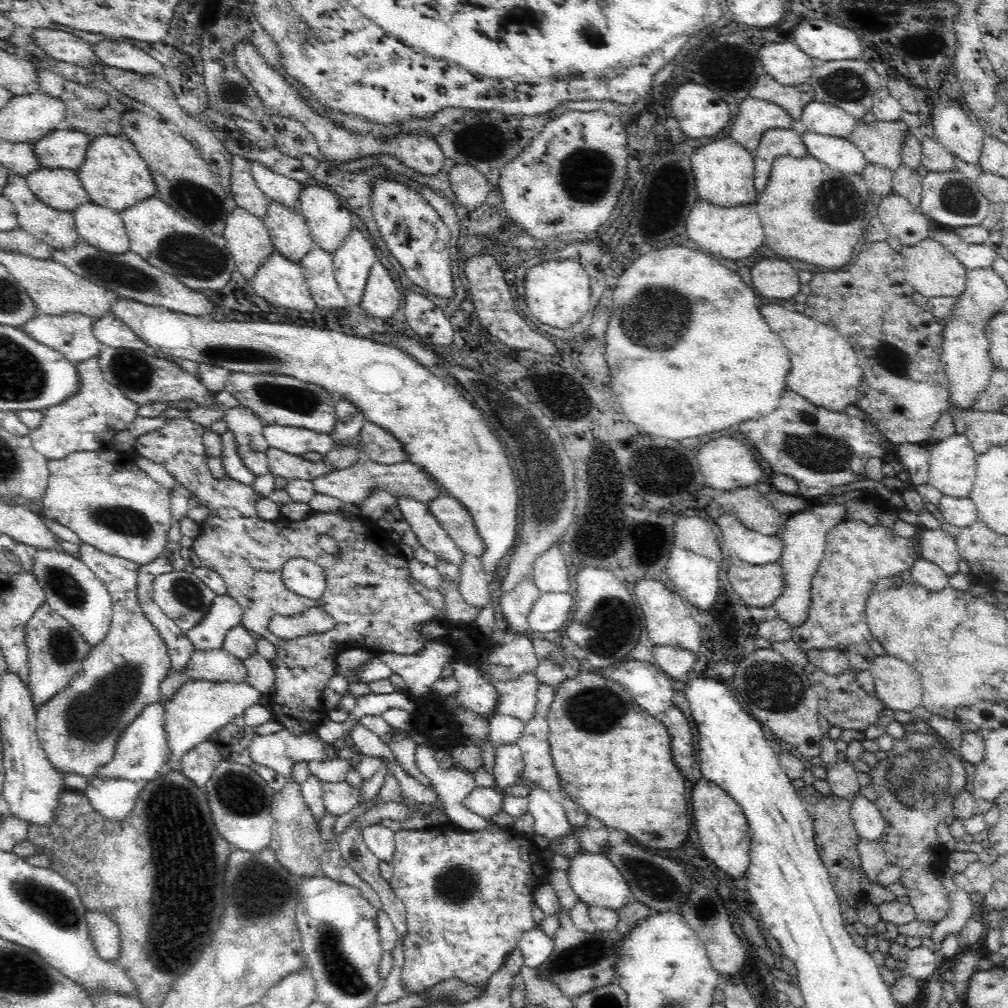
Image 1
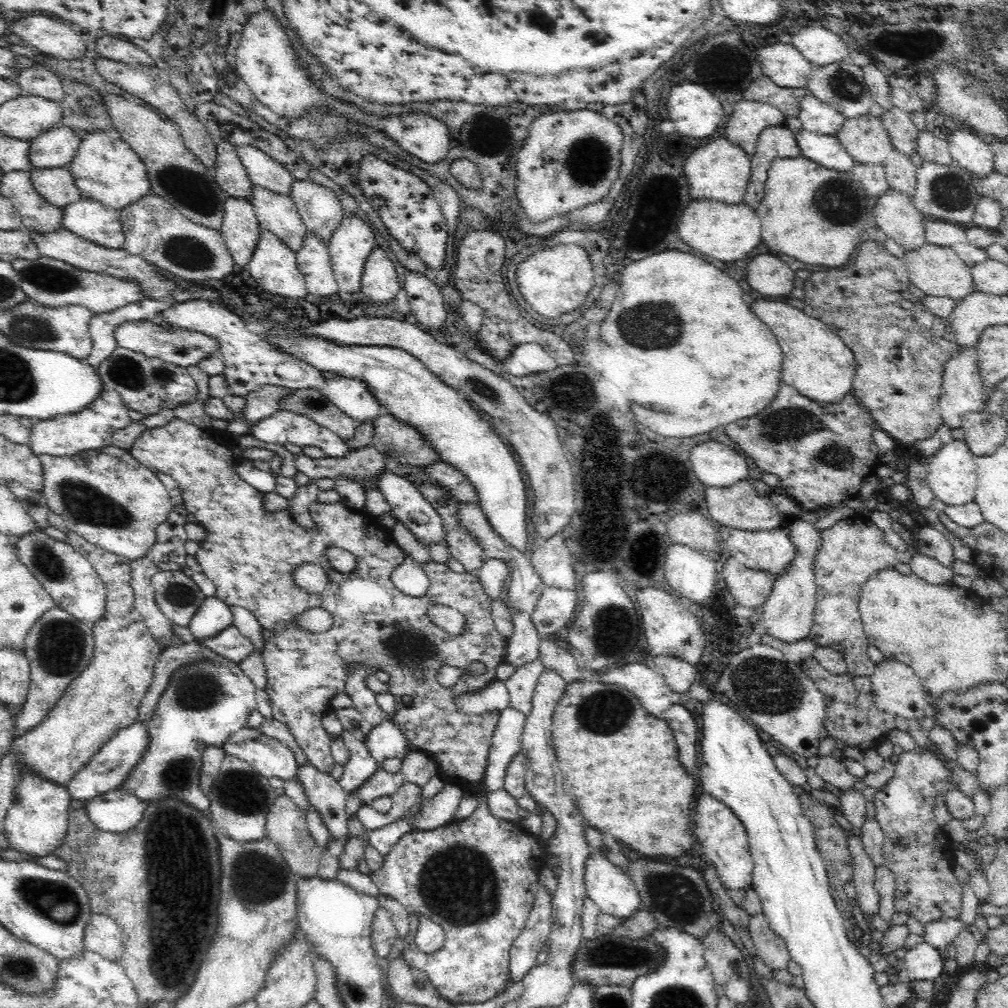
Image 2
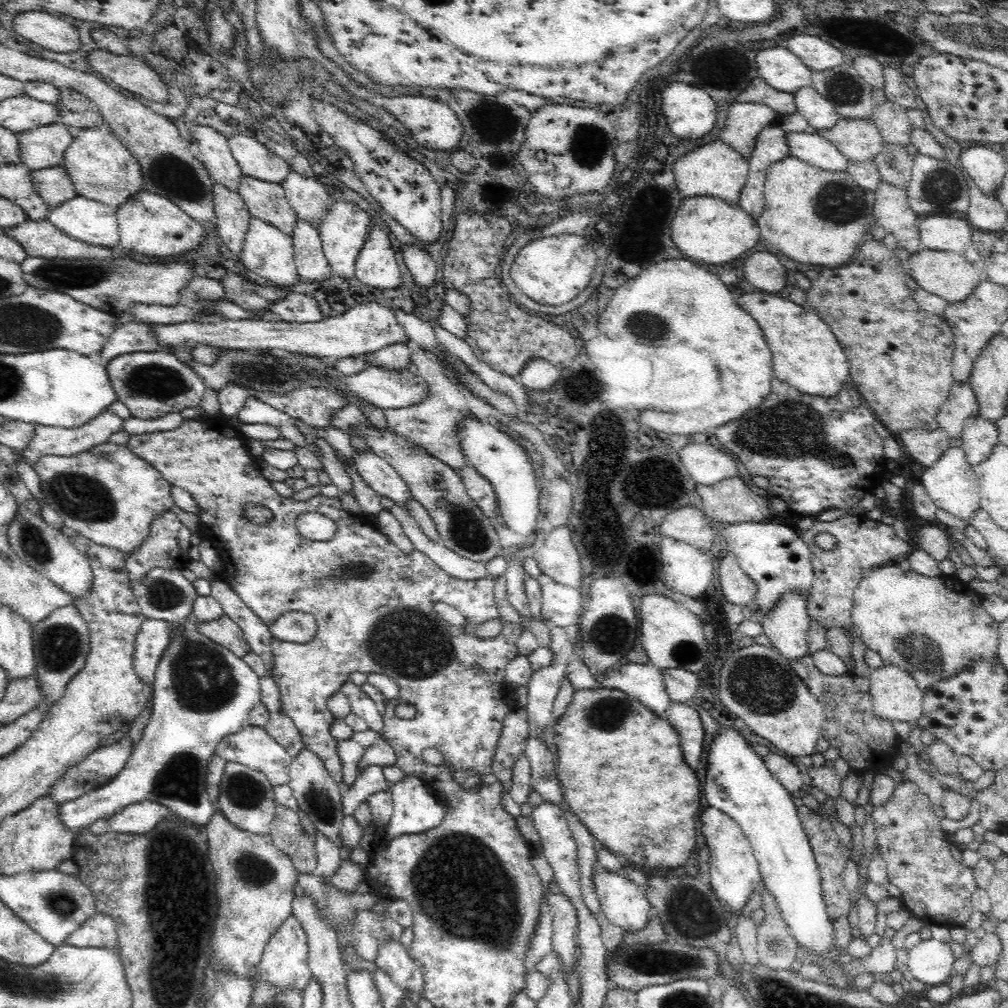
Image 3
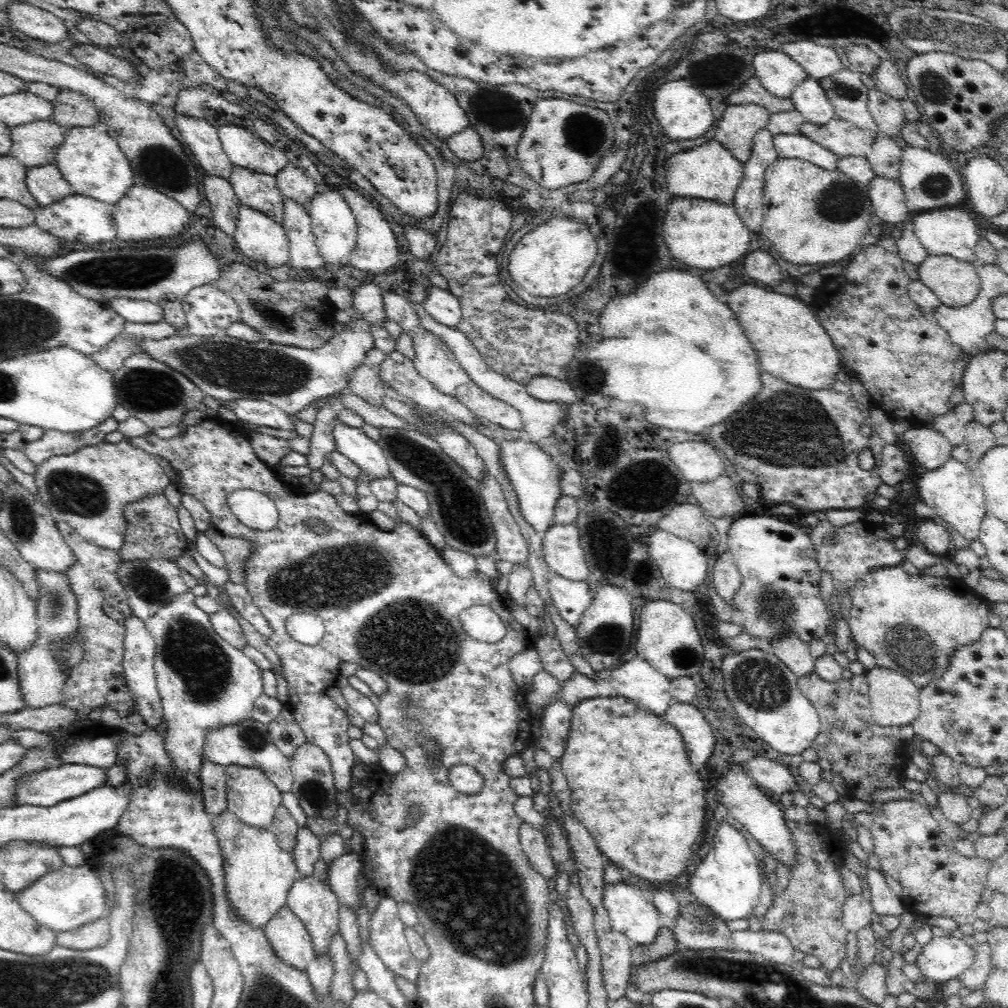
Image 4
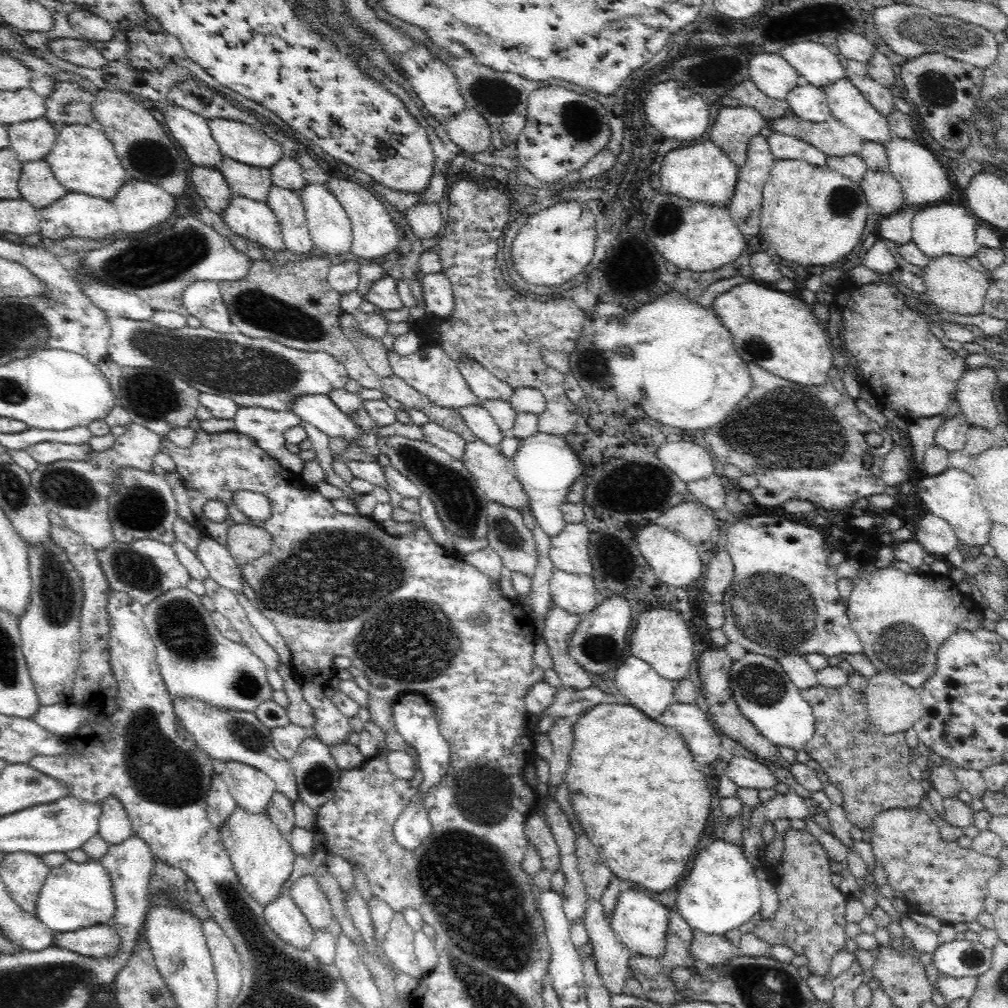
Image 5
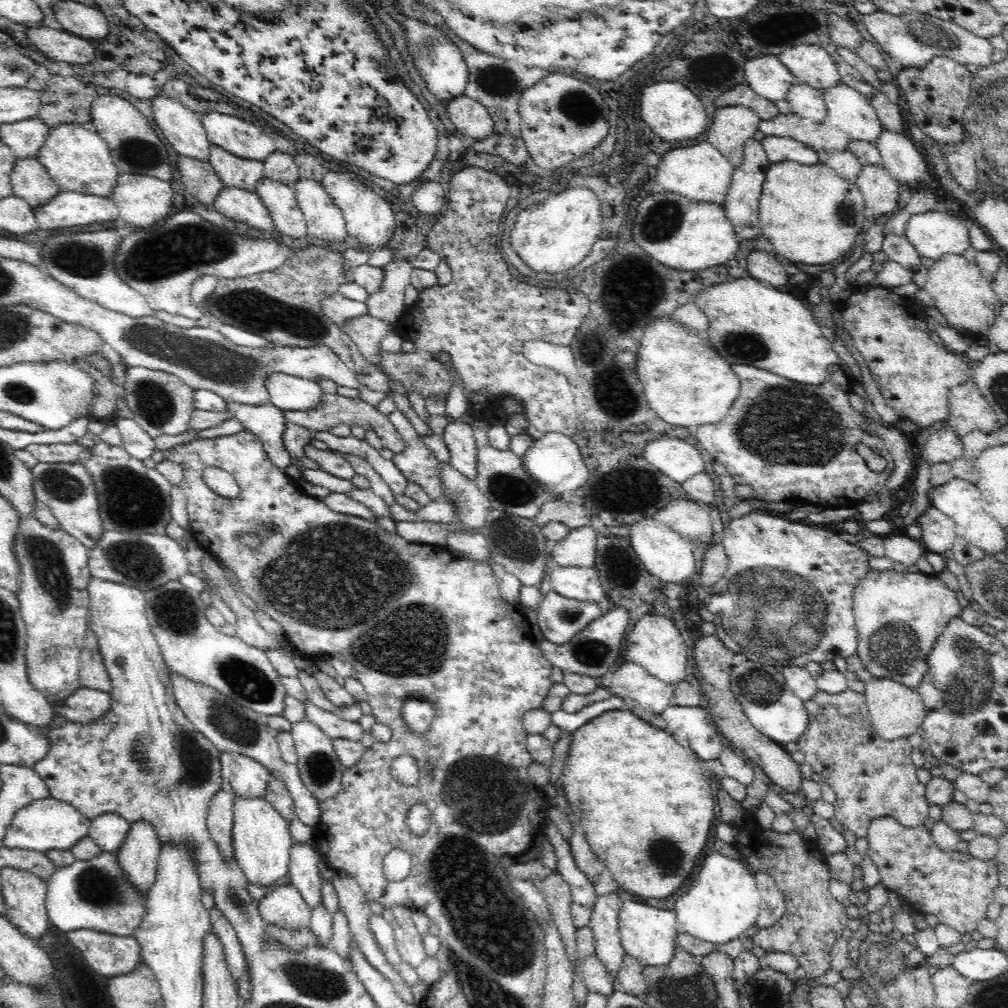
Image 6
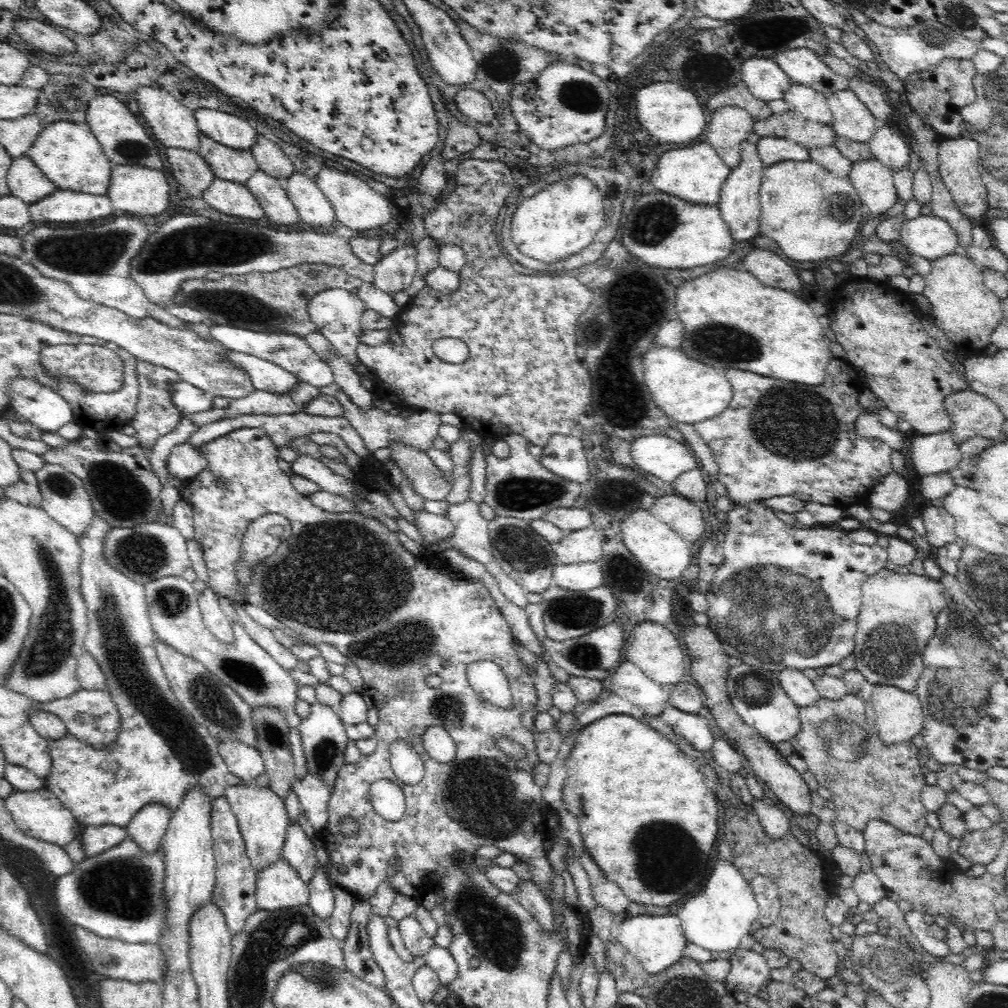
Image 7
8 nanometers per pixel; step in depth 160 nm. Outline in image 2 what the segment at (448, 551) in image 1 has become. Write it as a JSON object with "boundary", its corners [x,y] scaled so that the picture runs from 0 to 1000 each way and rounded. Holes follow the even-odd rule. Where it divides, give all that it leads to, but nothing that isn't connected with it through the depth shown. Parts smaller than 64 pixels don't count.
{"boundary":[[[381,467],[376,474],[376,487],[389,503],[390,510],[394,512],[397,518],[405,523],[407,530],[409,530],[417,541],[423,544],[427,541],[434,540],[443,542],[438,513],[434,510],[433,505],[421,495],[420,490],[409,478],[387,467]]]}

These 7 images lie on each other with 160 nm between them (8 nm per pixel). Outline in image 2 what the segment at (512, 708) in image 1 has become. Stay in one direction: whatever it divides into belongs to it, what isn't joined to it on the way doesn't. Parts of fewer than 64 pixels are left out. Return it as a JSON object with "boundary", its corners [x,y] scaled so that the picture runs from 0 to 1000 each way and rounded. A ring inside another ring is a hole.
{"boundary":[[[532,654],[512,664],[499,678],[505,688],[505,701],[524,711],[528,706],[529,688],[539,666],[538,656]]]}

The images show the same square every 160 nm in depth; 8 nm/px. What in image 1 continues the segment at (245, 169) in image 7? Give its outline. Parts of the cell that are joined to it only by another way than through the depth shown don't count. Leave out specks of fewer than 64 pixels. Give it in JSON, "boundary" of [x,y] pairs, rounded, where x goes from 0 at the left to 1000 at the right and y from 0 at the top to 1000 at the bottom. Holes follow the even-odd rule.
{"boundary":[[[269,199],[261,220],[273,249],[290,261],[298,263],[302,254],[311,248],[313,240],[298,209],[288,209],[276,200]]]}

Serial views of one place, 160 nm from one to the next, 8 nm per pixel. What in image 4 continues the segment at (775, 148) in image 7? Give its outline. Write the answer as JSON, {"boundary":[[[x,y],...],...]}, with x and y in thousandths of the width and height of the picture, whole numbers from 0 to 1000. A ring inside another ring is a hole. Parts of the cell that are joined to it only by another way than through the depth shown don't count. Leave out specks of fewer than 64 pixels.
{"boundary":[[[795,131],[792,133],[771,133],[767,137],[767,142],[773,156],[796,158],[817,169],[831,168],[832,156]]]}

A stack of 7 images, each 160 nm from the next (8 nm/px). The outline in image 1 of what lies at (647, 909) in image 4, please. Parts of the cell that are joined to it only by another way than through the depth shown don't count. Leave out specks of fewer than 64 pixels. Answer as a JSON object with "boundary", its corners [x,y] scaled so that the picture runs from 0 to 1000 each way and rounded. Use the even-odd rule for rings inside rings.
{"boundary":[[[575,845],[562,865],[566,882],[581,897],[613,904],[624,895],[619,870],[599,847]]]}

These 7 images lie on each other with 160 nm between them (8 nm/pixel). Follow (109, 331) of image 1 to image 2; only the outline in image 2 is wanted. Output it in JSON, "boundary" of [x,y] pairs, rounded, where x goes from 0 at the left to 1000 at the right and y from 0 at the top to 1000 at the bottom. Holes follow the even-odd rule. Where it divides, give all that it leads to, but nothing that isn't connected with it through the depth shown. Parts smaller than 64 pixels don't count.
{"boundary":[[[134,315],[126,316],[122,321],[116,322],[113,329],[115,343],[129,346],[131,349],[140,349],[149,355],[158,355],[163,359],[170,359],[175,363],[190,363],[196,361],[206,353],[217,351],[218,345],[214,342],[214,337],[185,326],[164,327],[153,318],[137,318]]]}

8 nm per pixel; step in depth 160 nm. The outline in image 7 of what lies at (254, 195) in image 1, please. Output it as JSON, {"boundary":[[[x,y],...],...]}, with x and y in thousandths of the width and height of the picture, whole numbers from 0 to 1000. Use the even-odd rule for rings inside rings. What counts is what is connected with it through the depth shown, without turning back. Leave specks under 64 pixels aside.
{"boundary":[[[157,85],[140,86],[132,94],[137,101],[138,110],[143,115],[144,123],[153,131],[158,141],[161,141],[166,147],[183,148],[197,151],[198,147],[198,128],[192,115],[192,110],[183,105],[172,93],[165,88],[159,88]]]}

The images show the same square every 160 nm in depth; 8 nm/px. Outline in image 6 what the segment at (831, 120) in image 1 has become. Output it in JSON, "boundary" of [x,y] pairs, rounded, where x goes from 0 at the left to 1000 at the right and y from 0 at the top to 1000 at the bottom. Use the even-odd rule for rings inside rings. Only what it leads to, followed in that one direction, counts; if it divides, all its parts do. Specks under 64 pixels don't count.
{"boundary":[[[790,80],[779,99],[783,101],[786,112],[803,120],[814,122],[820,116],[820,105],[814,88]]]}

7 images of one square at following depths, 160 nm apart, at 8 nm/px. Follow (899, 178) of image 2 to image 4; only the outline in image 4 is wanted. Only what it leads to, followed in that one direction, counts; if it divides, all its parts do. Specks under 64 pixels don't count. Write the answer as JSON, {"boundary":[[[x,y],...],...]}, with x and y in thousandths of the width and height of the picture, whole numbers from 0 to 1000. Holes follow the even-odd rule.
{"boundary":[[[871,135],[865,142],[860,158],[871,176],[891,180],[893,175],[893,156],[896,149],[883,136]]]}

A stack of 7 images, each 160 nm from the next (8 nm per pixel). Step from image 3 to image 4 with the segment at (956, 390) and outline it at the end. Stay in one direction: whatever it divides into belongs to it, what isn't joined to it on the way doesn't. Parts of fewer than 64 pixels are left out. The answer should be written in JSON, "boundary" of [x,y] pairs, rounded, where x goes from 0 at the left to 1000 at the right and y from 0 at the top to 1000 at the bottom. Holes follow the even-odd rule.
{"boundary":[[[958,398],[948,401],[940,410],[929,413],[923,424],[936,431],[947,442],[954,440],[961,419],[966,418],[966,404]]]}

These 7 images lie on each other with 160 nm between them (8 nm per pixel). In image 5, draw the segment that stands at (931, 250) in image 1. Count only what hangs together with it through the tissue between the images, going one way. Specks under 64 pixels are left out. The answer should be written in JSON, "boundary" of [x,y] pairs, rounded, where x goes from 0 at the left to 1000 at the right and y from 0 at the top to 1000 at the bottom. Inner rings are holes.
{"boundary":[[[946,253],[930,255],[916,266],[916,270],[919,292],[931,307],[954,313],[966,313],[975,310],[977,294],[983,280],[979,272],[965,268],[957,256]]]}

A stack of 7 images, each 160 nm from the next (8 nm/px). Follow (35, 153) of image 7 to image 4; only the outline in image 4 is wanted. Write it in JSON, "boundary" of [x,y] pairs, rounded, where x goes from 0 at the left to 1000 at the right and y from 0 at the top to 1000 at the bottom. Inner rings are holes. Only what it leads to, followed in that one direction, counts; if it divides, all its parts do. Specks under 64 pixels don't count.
{"boundary":[[[105,123],[74,125],[63,131],[64,138],[55,153],[54,163],[71,187],[72,193],[93,196],[114,204],[131,187],[132,169],[127,156],[114,137],[107,133]]]}

